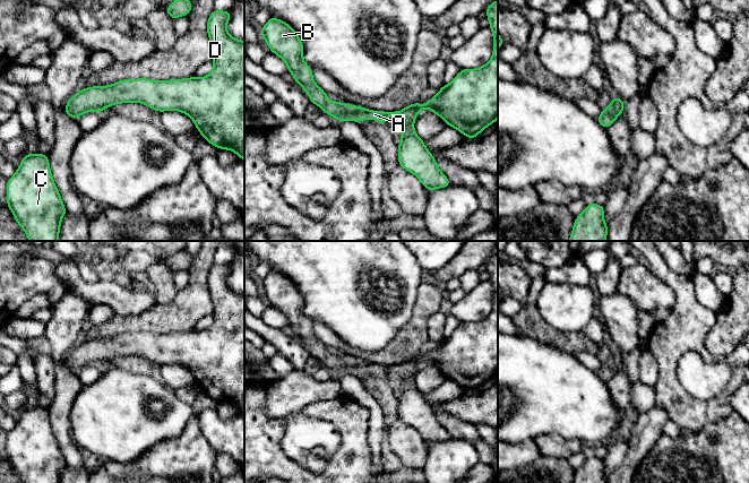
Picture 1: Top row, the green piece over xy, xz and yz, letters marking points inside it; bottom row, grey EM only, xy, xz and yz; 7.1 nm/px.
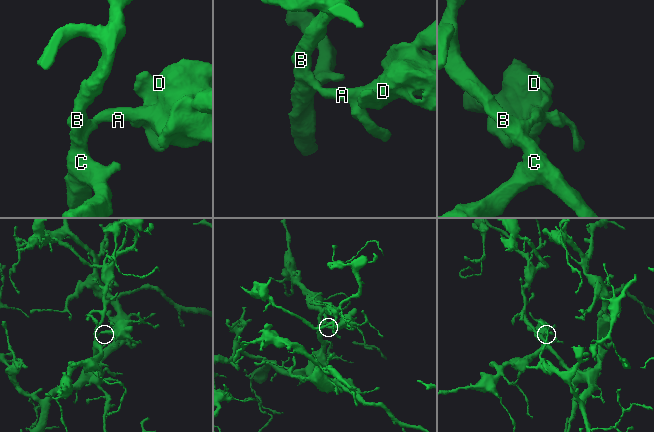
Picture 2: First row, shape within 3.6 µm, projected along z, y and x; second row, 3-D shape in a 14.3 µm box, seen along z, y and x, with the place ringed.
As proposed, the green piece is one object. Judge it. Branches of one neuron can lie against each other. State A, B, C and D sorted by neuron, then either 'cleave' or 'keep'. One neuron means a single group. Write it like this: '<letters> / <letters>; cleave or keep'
A B C D; keep

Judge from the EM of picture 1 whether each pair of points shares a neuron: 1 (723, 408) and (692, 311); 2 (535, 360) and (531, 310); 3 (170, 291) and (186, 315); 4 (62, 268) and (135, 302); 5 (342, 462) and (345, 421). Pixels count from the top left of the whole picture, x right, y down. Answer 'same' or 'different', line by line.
1: same
2: different
3: different
4: same
5: same

